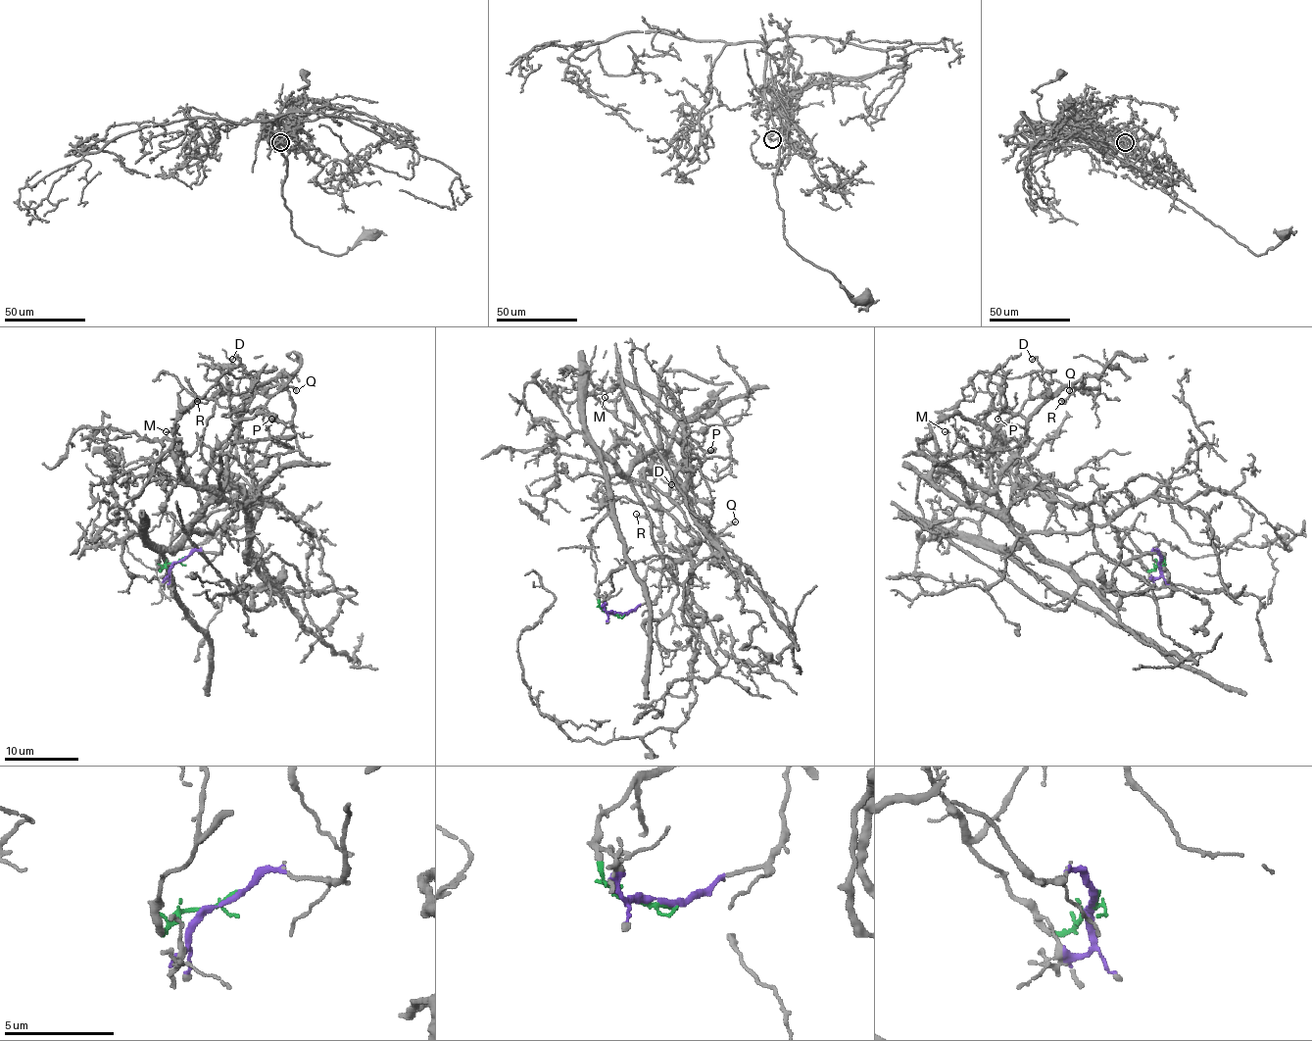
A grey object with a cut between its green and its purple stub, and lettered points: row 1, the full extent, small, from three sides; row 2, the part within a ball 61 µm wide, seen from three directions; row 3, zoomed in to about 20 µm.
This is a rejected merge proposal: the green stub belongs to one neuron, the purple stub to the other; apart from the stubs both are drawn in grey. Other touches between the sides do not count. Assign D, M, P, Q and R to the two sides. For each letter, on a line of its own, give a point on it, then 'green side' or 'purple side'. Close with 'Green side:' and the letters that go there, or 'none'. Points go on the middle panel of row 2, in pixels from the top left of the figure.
D: at (671, 484); purple side
M: at (605, 397); purple side
P: at (710, 450); purple side
Q: at (735, 521); purple side
R: at (636, 514); purple side
Green side: none

